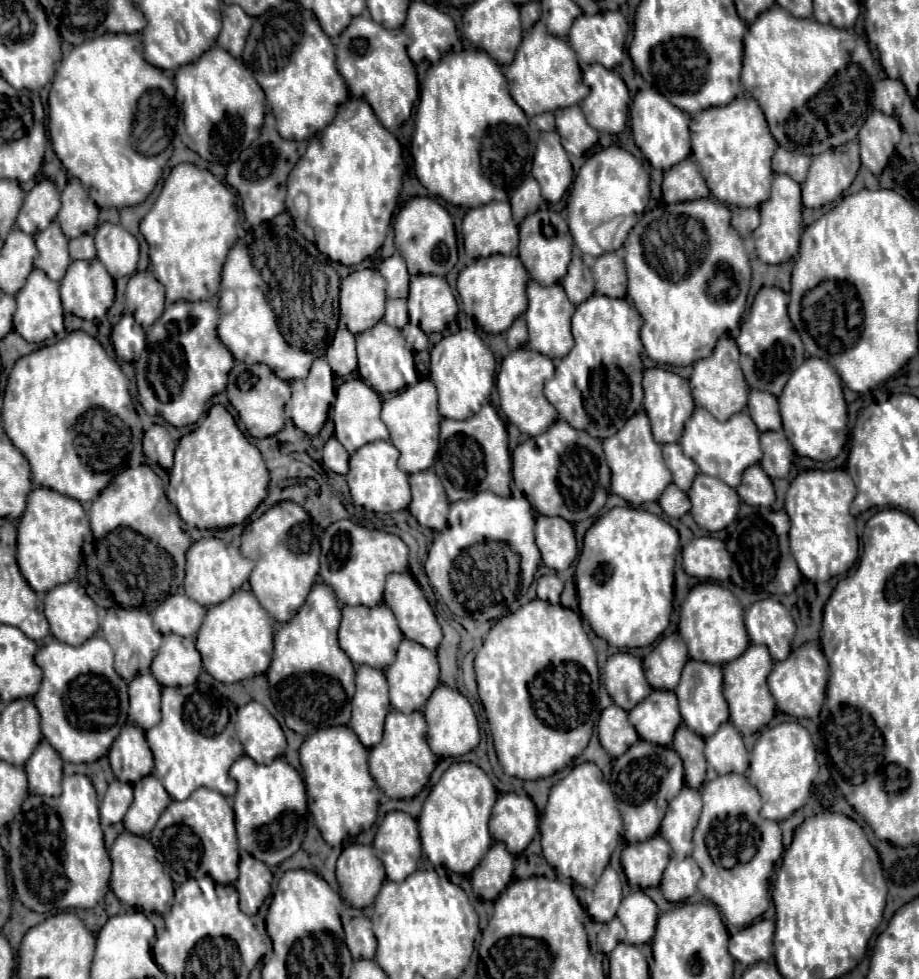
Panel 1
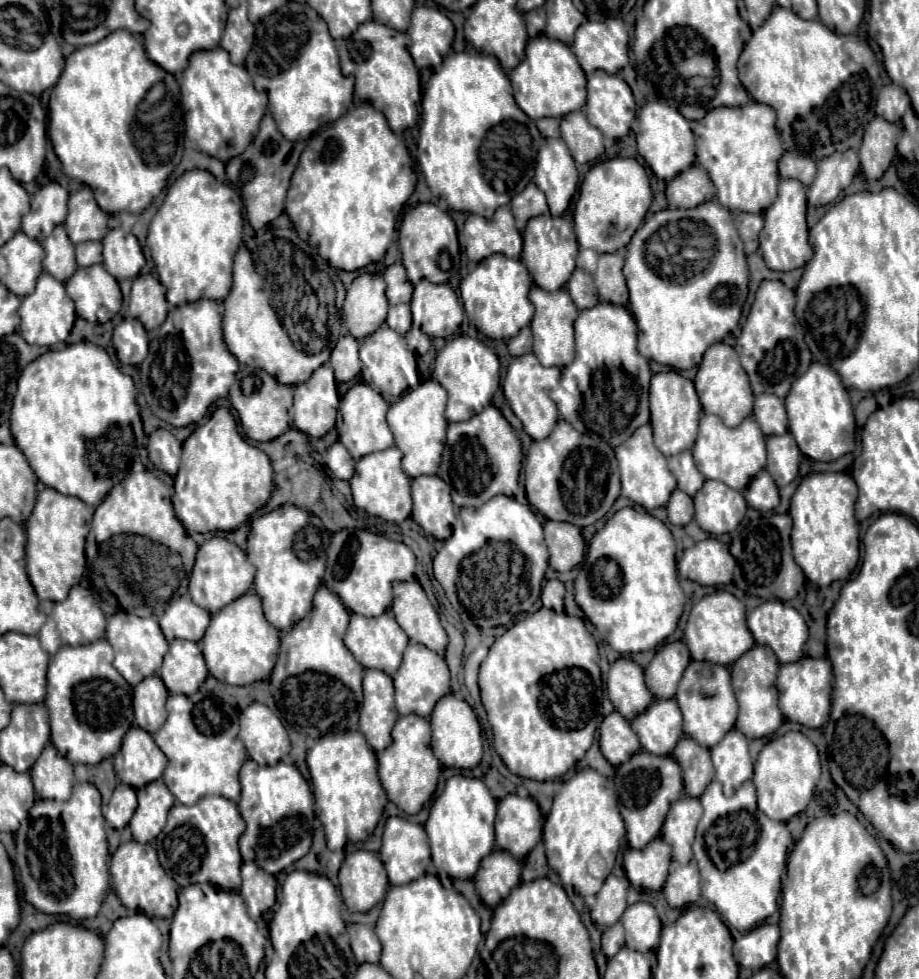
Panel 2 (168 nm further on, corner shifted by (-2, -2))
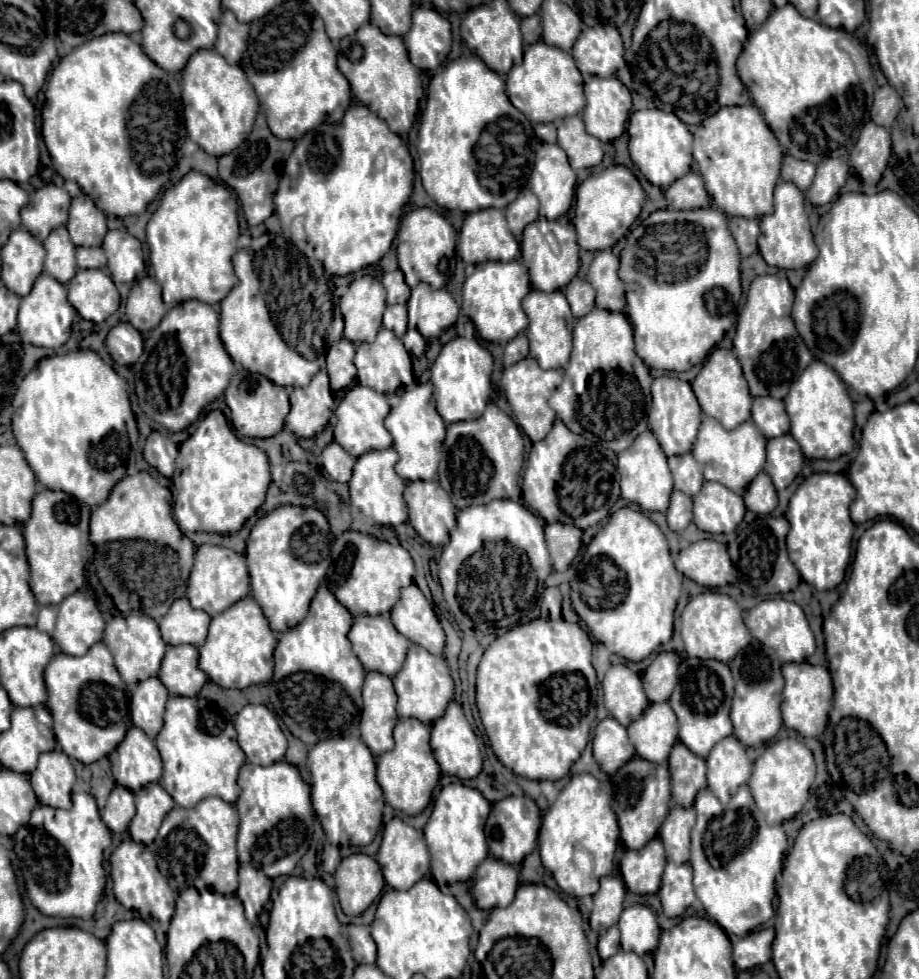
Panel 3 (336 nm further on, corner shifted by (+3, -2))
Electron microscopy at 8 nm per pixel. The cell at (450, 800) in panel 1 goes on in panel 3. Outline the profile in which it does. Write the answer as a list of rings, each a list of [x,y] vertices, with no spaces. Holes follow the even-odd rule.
[[[450,783],[442,787],[438,793],[432,815],[424,827],[424,839],[430,851],[430,869],[434,875],[442,875],[446,883],[456,881],[470,881],[474,877],[474,869],[486,859],[486,837],[484,837],[484,825],[486,817],[490,813],[490,803],[484,799],[484,795],[474,789],[466,787],[462,783]]]

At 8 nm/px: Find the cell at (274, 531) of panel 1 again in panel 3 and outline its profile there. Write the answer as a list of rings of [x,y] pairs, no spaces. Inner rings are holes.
[[[282,505],[274,511],[266,513],[256,521],[256,525],[250,531],[250,537],[246,541],[246,563],[250,569],[250,583],[252,583],[252,597],[262,607],[266,619],[270,621],[272,631],[284,633],[298,625],[310,607],[310,601],[320,585],[320,581],[326,575],[328,561],[324,559],[322,551],[330,549],[330,529],[326,517],[314,509],[314,507],[294,507],[294,505]]]

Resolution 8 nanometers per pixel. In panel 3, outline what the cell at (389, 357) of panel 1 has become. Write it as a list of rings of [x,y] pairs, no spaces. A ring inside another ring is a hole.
[[[380,329],[376,341],[360,343],[356,349],[354,365],[358,369],[358,381],[380,393],[394,393],[396,389],[414,385],[411,355],[404,349],[402,341],[390,333],[390,329]]]

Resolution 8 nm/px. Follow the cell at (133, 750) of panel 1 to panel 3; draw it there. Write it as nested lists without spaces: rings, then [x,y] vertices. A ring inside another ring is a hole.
[[[130,727],[122,745],[118,745],[118,763],[112,763],[112,773],[118,785],[136,791],[148,783],[156,783],[162,777],[162,757],[154,745],[154,741],[150,737],[146,737],[146,733],[142,733],[142,729],[138,727]]]

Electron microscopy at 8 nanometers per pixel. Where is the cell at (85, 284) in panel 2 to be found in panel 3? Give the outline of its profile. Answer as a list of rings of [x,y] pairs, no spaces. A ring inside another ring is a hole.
[[[80,269],[68,283],[68,301],[80,317],[102,323],[118,309],[120,295],[102,269]]]

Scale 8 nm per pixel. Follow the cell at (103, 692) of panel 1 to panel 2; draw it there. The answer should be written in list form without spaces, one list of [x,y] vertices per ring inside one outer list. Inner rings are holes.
[[[105,639],[81,647],[61,647],[49,661],[47,671],[47,697],[45,705],[51,719],[51,741],[71,763],[95,765],[119,751],[123,735],[133,725],[133,689],[113,667],[113,649]]]

